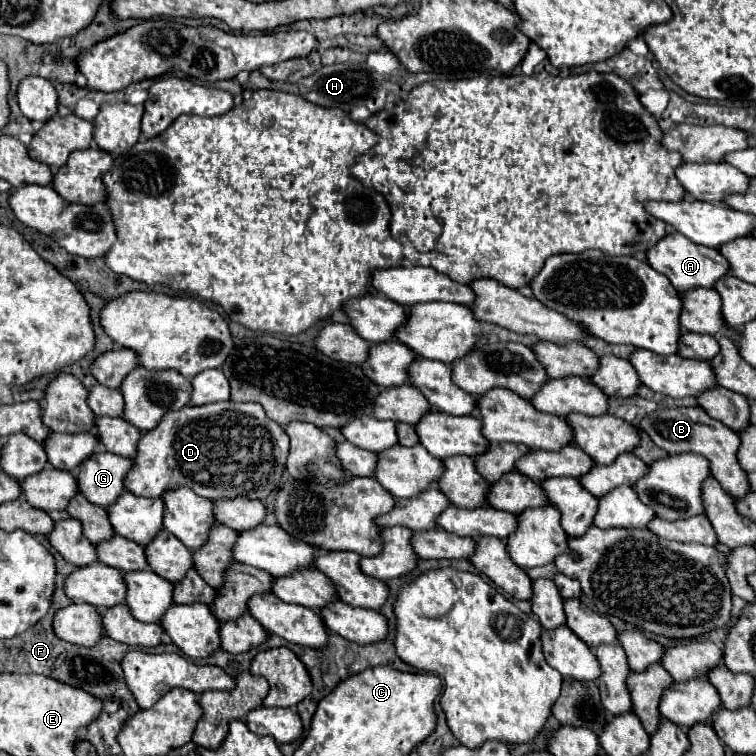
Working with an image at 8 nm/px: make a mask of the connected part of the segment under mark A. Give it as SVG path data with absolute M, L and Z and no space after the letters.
M668 231L652 249L648 249L646 261L652 269L666 275L670 279L672 287L680 293L694 289L694 287L712 287L722 275L730 273L728 261L718 253L718 249L712 249L706 245L696 245L694 241L688 241L688 237L684 237L676 231Z

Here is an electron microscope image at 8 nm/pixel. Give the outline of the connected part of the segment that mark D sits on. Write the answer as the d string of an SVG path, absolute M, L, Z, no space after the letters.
M208 403L164 415L164 421L142 433L132 469L124 477L126 491L140 497L162 497L170 487L186 485L210 501L246 495L264 499L282 483L290 439L284 429L266 417L258 403Z

